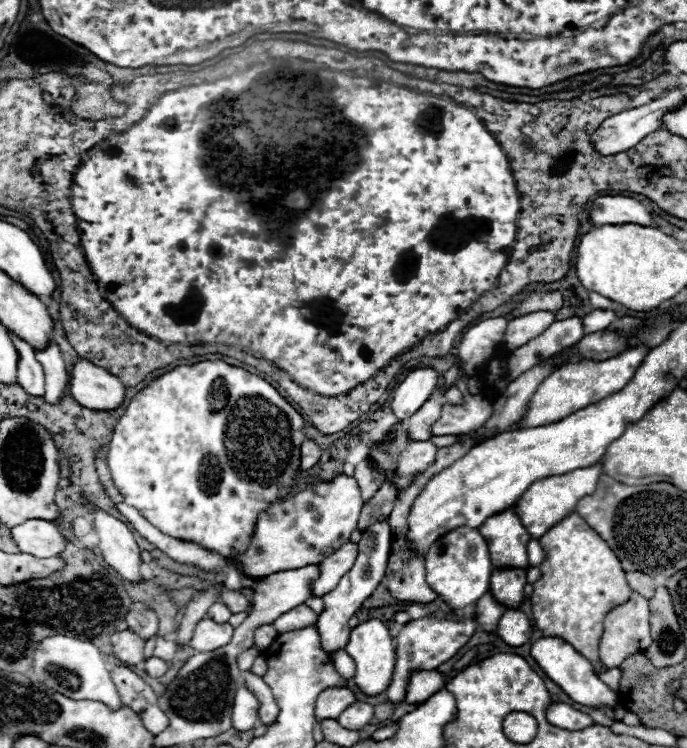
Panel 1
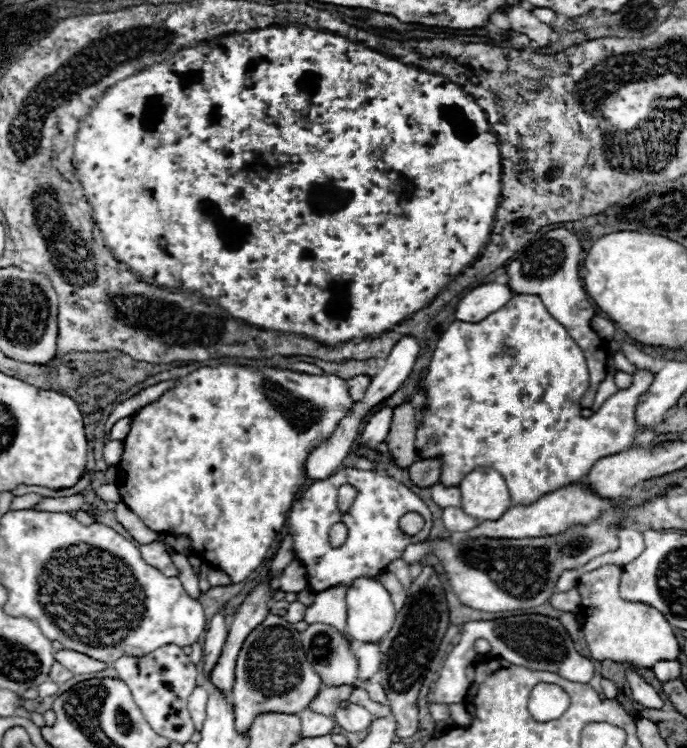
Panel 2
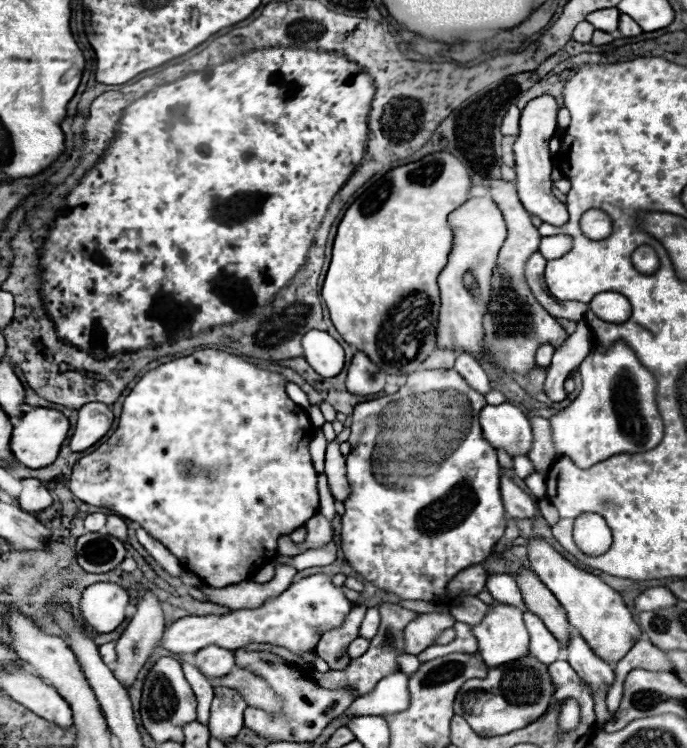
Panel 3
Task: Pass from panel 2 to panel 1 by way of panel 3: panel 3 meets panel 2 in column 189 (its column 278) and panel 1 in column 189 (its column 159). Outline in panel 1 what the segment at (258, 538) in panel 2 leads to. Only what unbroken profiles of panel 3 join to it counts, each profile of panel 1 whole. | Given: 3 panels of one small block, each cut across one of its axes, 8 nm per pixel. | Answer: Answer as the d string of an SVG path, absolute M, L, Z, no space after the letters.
M208 360L208 362L198 362L194 366L176 366L172 372L156 378L154 382L150 382L142 392L138 392L132 402L126 408L126 414L120 418L120 422L114 428L112 440L108 444L108 466L112 472L112 480L118 488L118 492L122 494L124 502L138 508L140 514L154 524L158 530L162 530L164 534L176 536L180 540L188 540L188 542L196 542L208 550L214 550L218 554L232 556L234 552L244 552L252 532L254 532L254 524L258 514L268 508L272 502L278 502L280 498L284 498L290 490L290 486L296 480L296 472L300 470L300 444L304 442L304 420L302 416L262 378L242 370L242 368L234 368L222 360Z

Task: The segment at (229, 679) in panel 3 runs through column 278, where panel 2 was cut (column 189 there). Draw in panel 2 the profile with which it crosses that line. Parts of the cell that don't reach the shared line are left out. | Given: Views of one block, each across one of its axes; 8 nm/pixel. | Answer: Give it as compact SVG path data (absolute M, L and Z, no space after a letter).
M196 686L188 698L188 710L198 732L202 728L202 722L206 720L206 702L208 702L208 690L202 686Z

